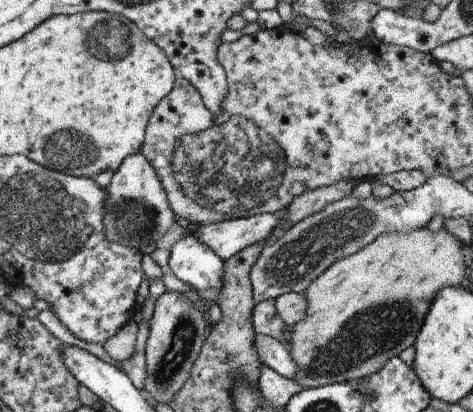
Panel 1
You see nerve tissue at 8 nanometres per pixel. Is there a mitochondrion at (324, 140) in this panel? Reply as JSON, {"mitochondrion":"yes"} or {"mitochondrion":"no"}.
{"mitochondrion":"no"}

